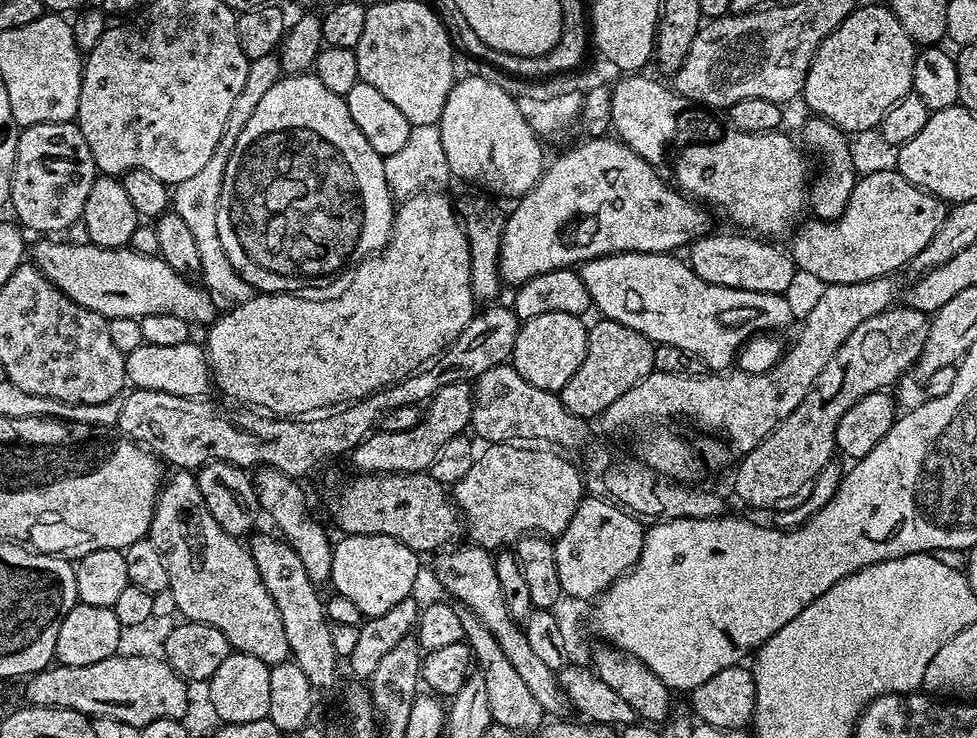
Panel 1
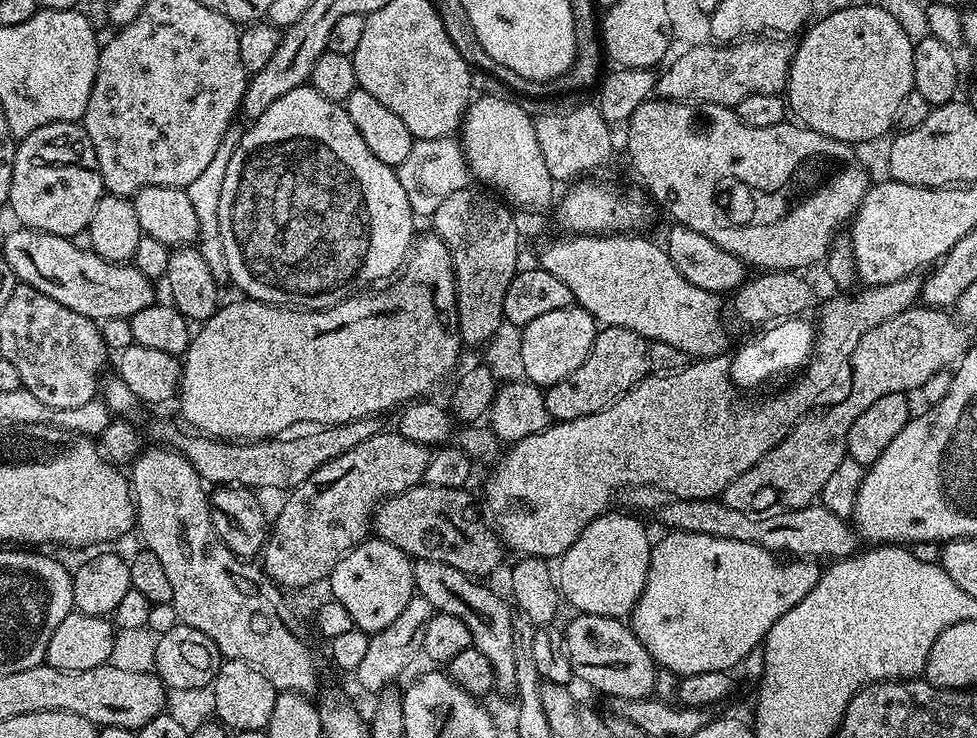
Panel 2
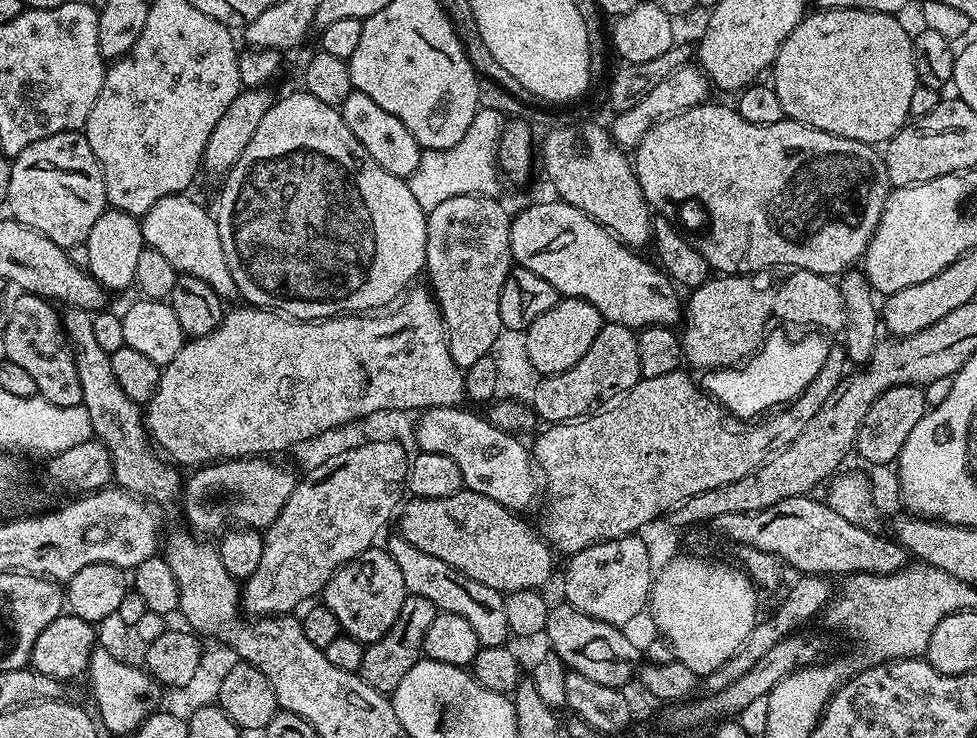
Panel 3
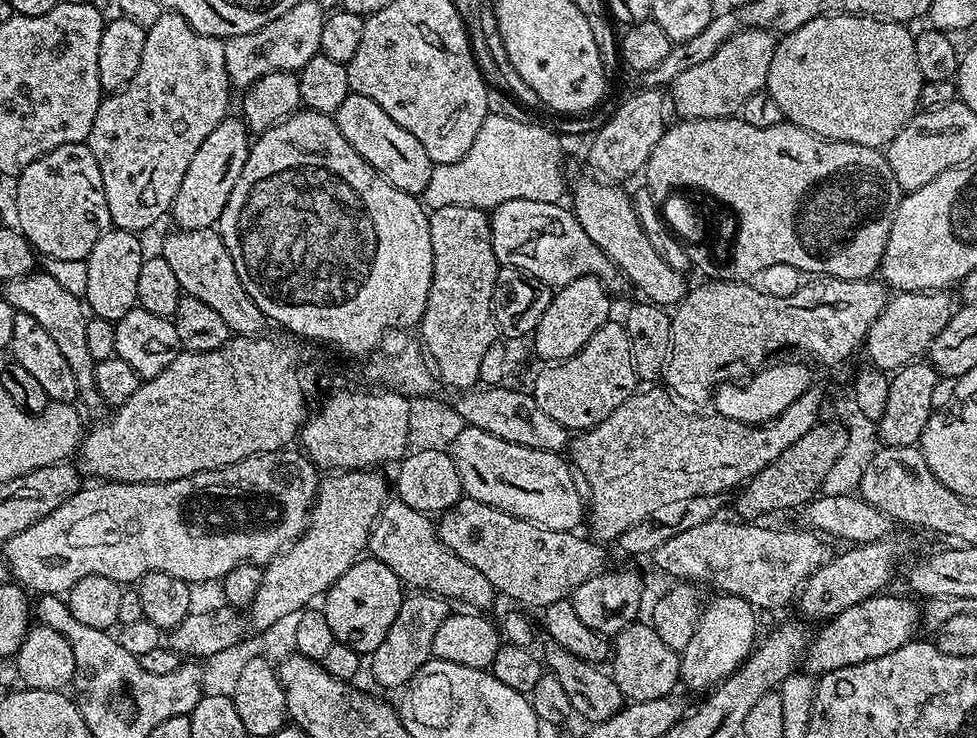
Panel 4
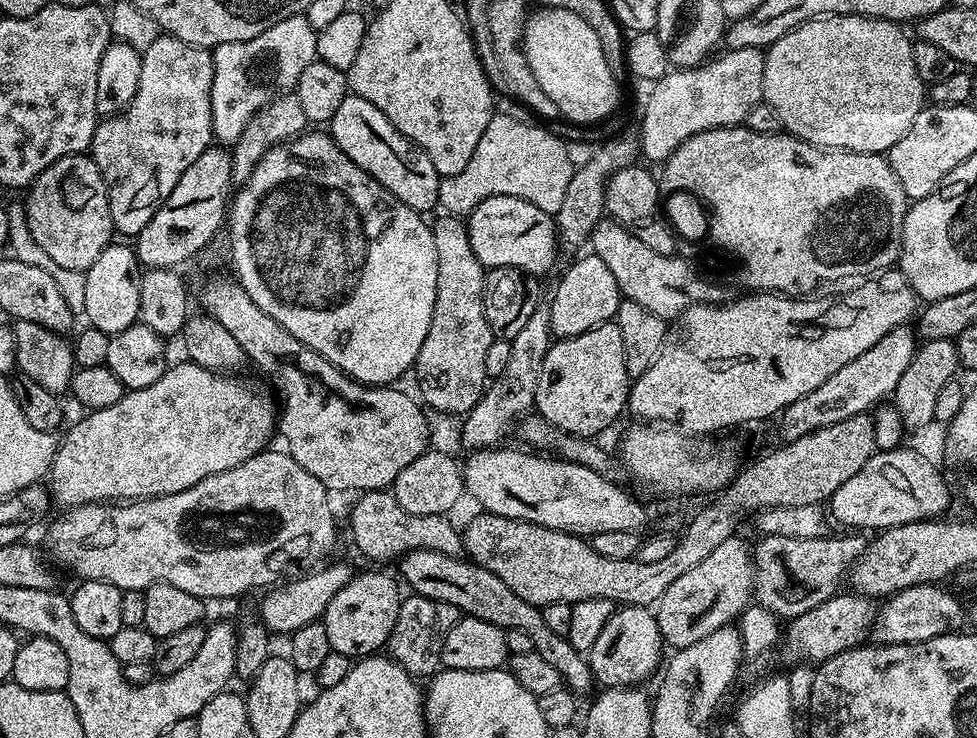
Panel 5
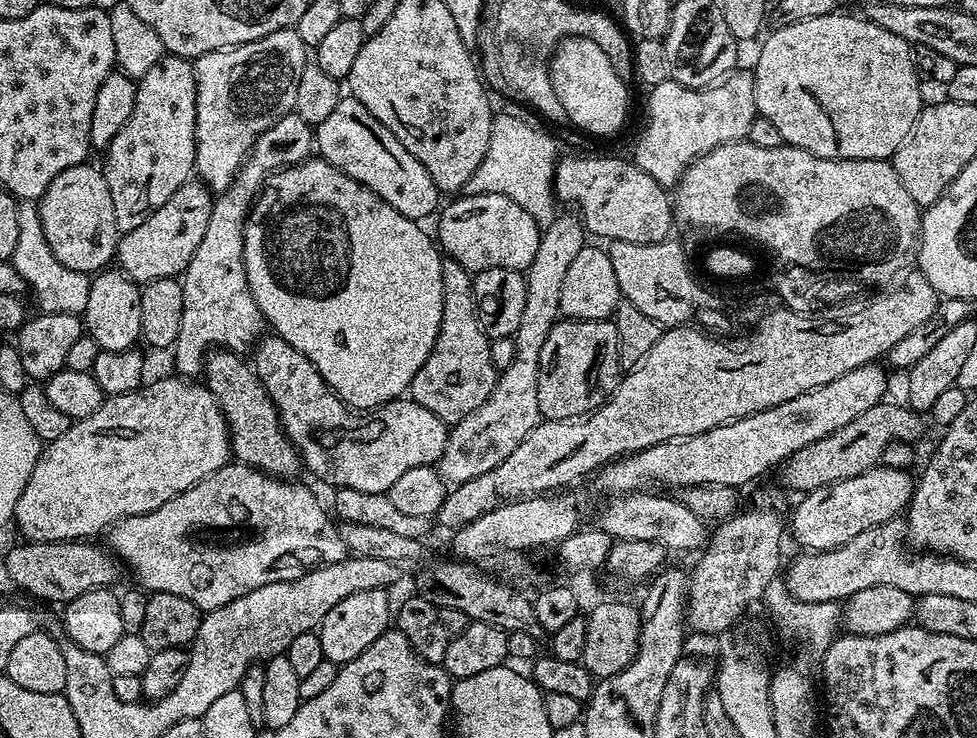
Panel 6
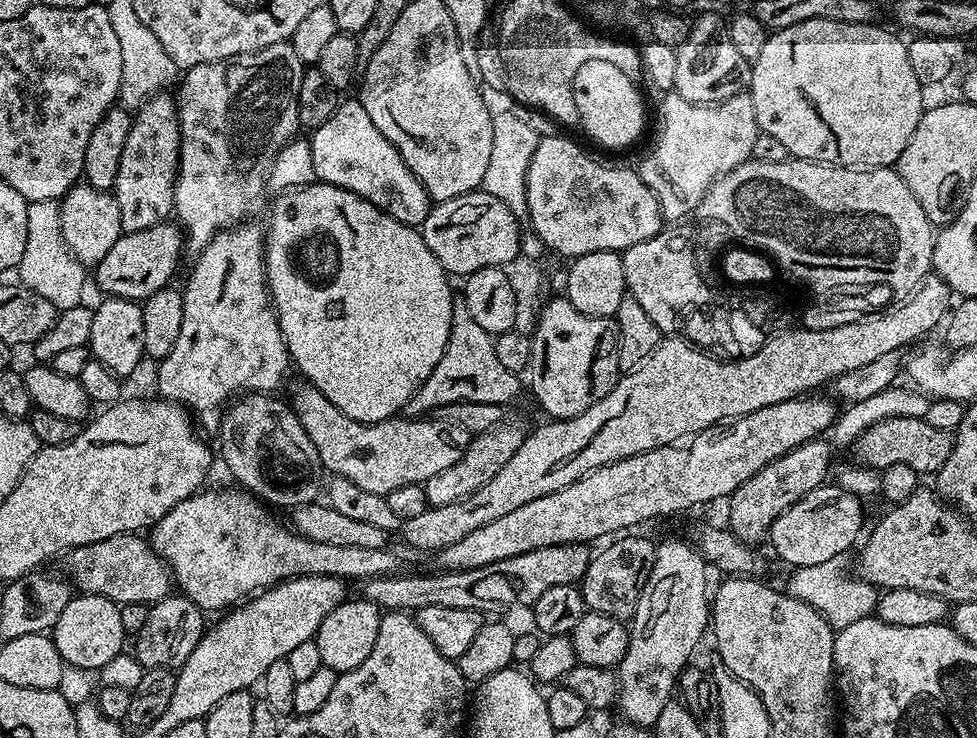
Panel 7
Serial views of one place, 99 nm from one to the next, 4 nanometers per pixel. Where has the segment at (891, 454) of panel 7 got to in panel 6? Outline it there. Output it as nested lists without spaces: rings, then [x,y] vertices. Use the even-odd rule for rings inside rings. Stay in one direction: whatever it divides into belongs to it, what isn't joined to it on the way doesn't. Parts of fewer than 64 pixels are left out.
[[[881,402],[870,406],[866,414],[854,418],[854,422],[846,422],[846,426],[834,430],[834,434],[826,434],[826,438],[818,438],[818,442],[802,446],[802,450],[798,450],[779,465],[779,483],[792,494],[807,494],[819,488],[829,488],[831,484],[854,478],[866,470],[877,467],[882,458],[882,450],[886,450],[890,441],[916,442],[920,436],[921,417],[903,403],[888,403]]]

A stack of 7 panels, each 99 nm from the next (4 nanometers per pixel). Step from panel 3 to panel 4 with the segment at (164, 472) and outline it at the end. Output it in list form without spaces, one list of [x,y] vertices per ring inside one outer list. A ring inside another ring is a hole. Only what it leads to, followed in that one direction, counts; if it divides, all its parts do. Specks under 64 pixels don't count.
[[[33,270],[26,276],[20,276],[17,280],[9,280],[3,285],[3,299],[10,302],[10,306],[17,312],[30,314],[50,338],[58,345],[58,350],[62,350],[66,362],[70,362],[70,370],[74,373],[76,383],[76,395],[79,403],[84,403],[88,408],[101,407],[102,401],[96,383],[94,382],[94,370],[96,362],[90,358],[90,346],[86,343],[86,326],[90,316],[86,311],[86,304],[79,295],[76,296],[60,280],[55,280],[48,272]],[[85,312],[85,313],[84,313]]]

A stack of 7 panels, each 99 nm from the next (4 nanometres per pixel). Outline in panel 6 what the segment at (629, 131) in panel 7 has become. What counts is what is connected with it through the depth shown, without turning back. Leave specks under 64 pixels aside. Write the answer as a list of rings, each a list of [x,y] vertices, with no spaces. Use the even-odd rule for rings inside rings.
[[[567,36],[556,45],[548,69],[554,94],[558,94],[558,102],[561,104],[565,117],[569,121],[572,119],[582,131],[589,132],[592,136],[612,136],[627,122],[629,85],[616,73],[606,50],[602,50],[598,42],[581,36]]]

